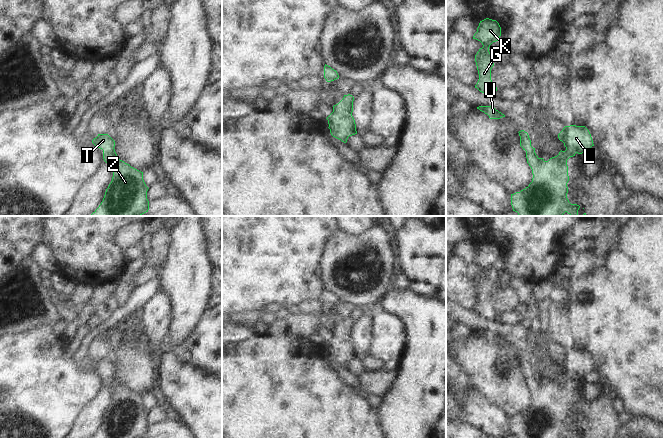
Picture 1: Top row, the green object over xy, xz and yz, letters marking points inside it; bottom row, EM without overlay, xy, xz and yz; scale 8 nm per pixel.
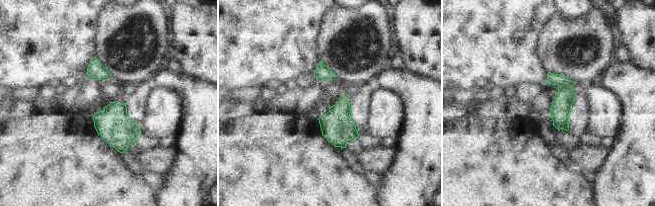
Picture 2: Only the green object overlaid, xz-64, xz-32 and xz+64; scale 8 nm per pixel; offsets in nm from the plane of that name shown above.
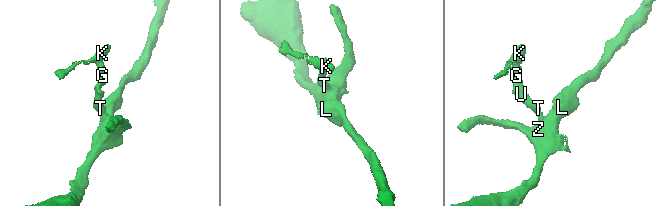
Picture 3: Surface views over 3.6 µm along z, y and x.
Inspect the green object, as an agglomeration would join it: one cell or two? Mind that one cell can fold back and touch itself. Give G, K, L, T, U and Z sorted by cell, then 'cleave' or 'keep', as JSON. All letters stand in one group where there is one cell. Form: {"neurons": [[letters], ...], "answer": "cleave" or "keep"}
{"neurons": [["G", "K", "L", "T", "U", "Z"]], "answer": "keep"}

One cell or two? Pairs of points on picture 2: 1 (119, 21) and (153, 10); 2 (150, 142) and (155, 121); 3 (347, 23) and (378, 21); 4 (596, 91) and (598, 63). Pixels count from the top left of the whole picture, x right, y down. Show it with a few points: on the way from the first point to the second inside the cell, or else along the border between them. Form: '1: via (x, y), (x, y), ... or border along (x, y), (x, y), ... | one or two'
1: via (127, 16), (136, 12), (145, 12) | one
2: border along (140, 131), (159, 139) | two
3: via (355, 21), (370, 21) | one
4: border along (598, 82), (586, 85) | two

